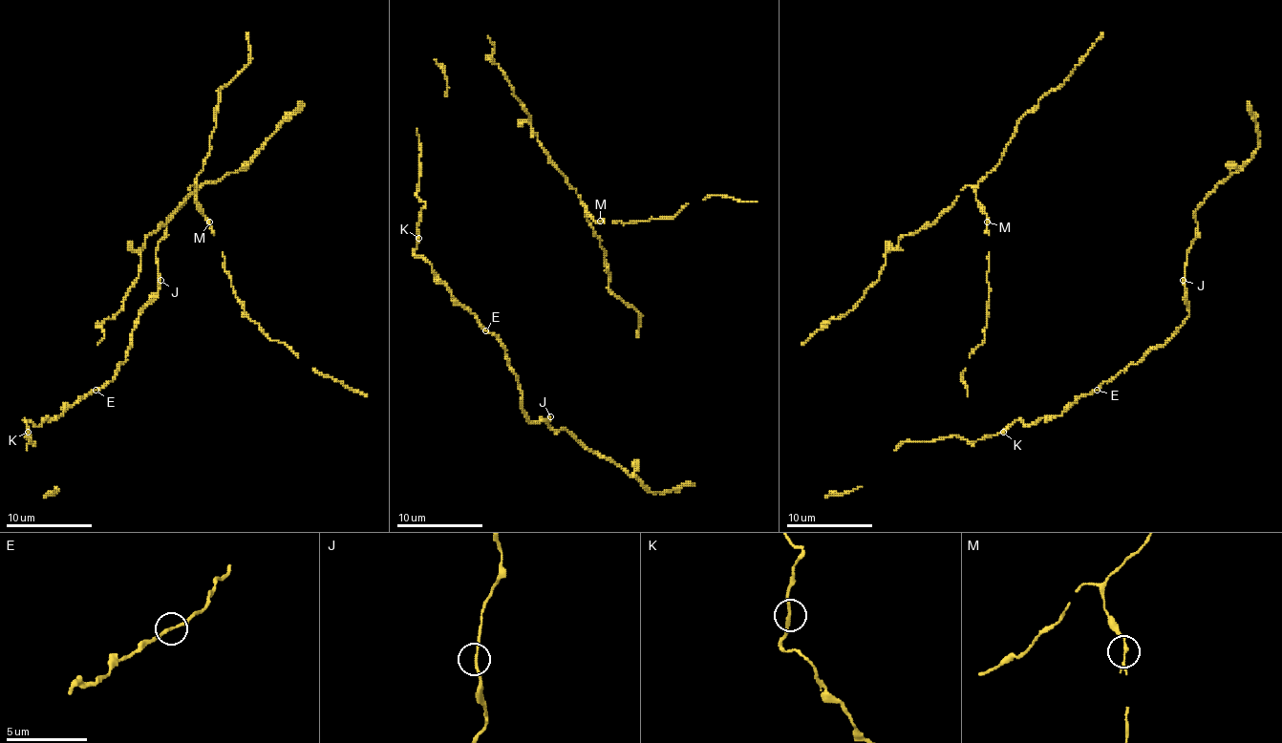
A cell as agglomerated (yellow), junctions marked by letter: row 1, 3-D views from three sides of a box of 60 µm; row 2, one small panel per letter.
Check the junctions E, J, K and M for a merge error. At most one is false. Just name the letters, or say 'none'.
none

